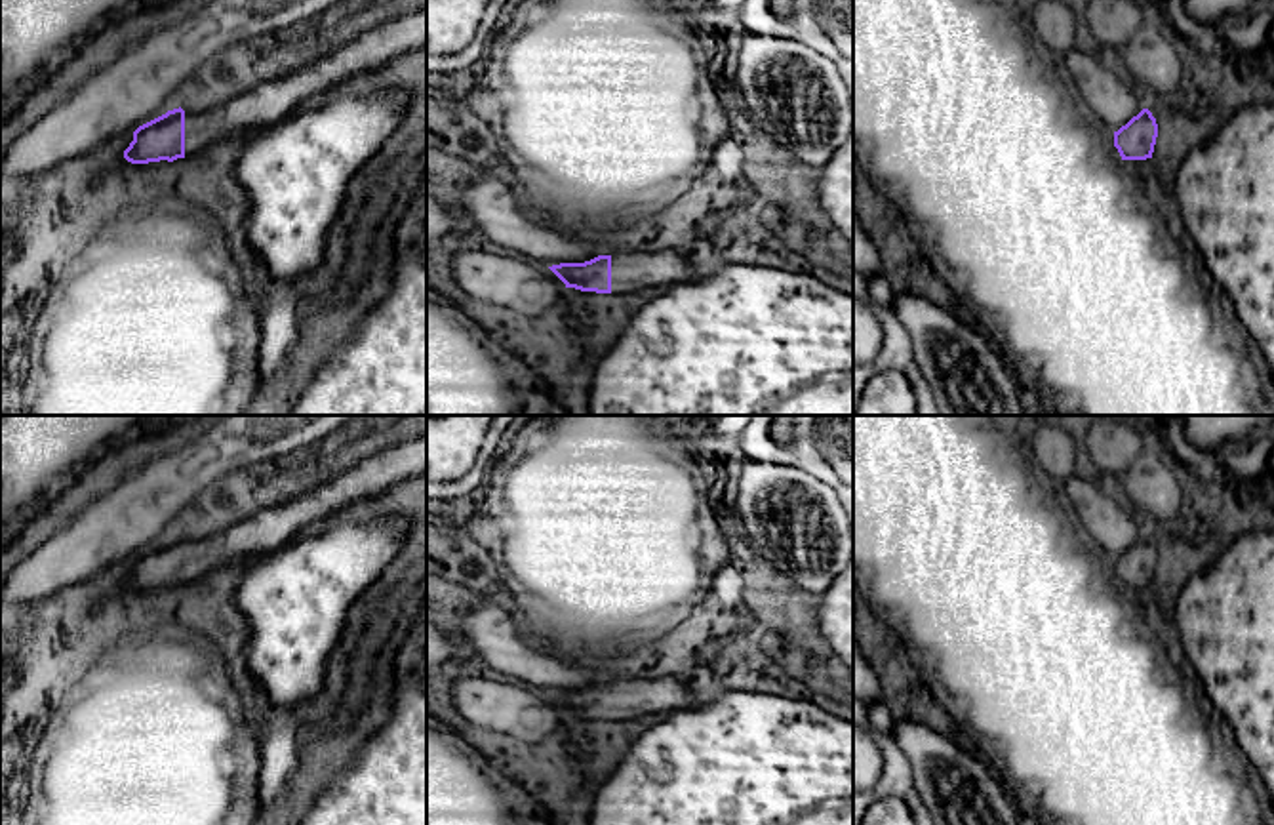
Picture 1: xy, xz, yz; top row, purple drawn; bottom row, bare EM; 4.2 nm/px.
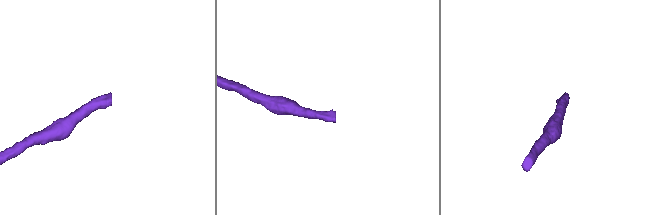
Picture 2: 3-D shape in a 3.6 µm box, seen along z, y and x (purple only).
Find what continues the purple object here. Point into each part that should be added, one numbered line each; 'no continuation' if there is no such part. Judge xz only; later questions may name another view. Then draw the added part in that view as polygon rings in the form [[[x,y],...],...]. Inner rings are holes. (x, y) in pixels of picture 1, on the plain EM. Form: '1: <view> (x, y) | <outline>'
1: xz (631, 698) | [[[674,676],[657,680],[613,678],[611,720],[627,722],[646,714],[674,713],[697,707],[684,682]]]

